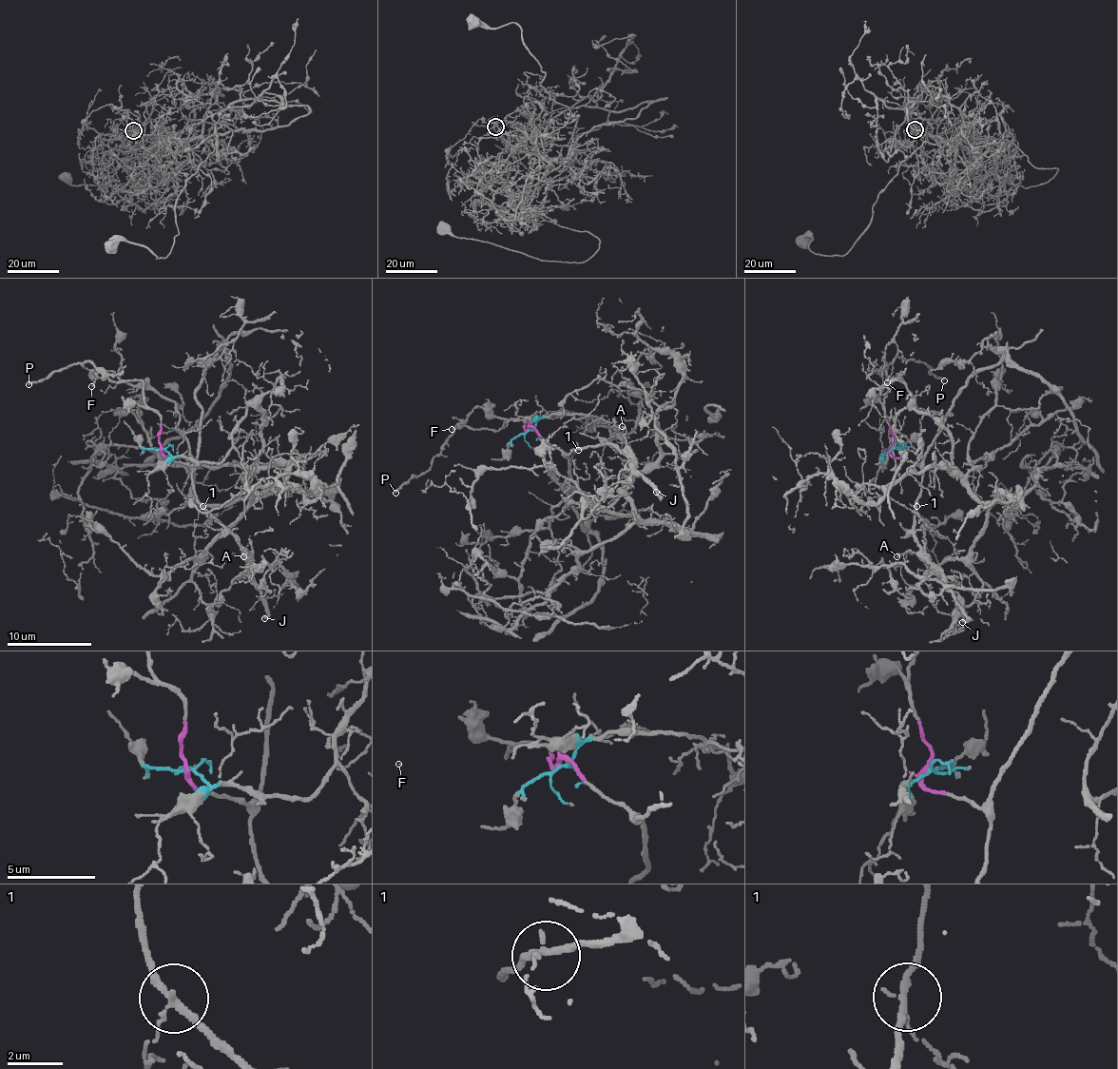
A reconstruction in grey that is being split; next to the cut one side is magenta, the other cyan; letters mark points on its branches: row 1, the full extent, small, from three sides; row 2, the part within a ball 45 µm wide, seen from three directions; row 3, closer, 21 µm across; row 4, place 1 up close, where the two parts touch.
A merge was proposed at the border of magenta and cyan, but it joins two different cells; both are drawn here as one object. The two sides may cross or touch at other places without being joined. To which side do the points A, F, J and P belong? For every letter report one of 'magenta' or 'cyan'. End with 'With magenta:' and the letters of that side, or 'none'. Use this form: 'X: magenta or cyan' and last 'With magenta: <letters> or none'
A: magenta
F: magenta
J: magenta
P: magenta
With magenta: A, F, J, P

